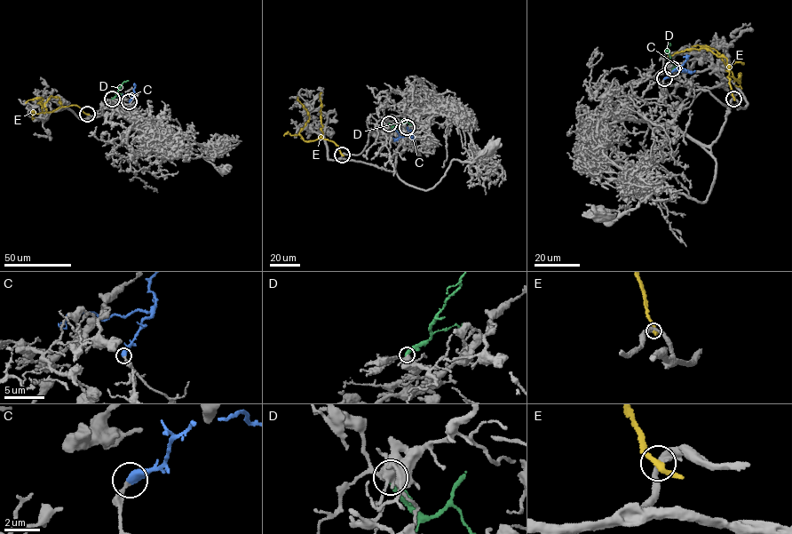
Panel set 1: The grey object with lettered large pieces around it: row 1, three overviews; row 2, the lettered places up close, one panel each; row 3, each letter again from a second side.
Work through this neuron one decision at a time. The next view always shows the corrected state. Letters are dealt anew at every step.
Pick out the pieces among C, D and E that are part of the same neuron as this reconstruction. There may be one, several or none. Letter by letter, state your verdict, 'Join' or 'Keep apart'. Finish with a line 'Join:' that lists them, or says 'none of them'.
C: Join
D: Keep apart
E: Keep apart
Join: C

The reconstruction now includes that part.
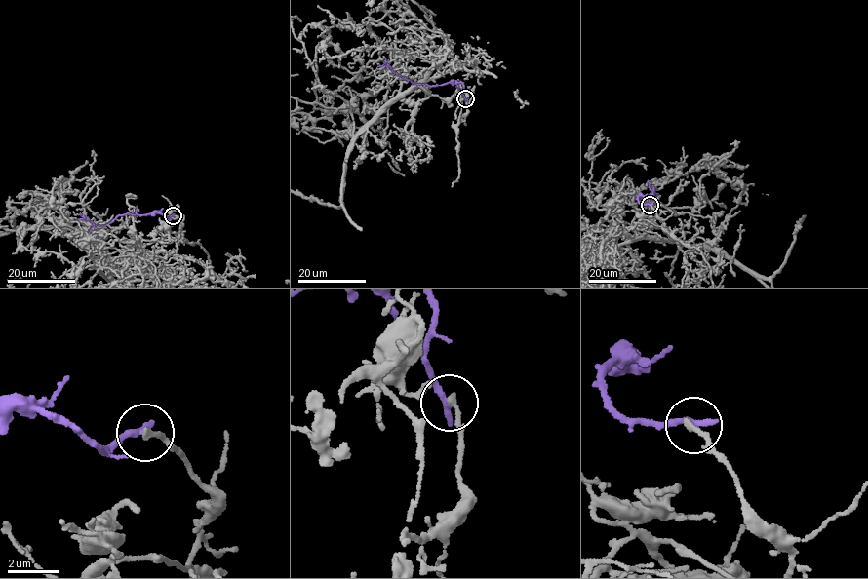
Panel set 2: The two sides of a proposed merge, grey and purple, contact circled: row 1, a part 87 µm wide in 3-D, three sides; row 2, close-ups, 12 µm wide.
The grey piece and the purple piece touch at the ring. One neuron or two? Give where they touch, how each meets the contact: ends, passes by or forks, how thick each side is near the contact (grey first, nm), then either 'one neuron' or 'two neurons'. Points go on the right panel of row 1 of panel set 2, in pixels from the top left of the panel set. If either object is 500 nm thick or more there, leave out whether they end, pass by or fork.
place (650, 205); grey ends; purple ends; calibres 240 and 320 nm; two neurons

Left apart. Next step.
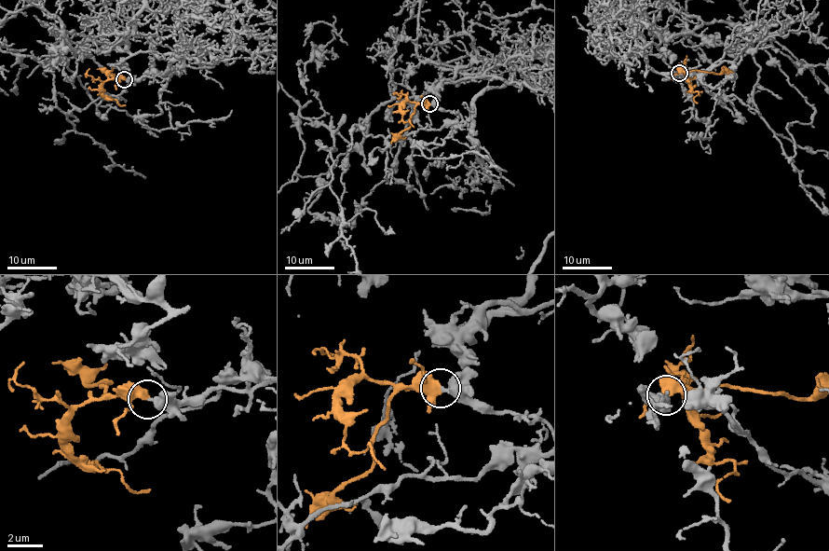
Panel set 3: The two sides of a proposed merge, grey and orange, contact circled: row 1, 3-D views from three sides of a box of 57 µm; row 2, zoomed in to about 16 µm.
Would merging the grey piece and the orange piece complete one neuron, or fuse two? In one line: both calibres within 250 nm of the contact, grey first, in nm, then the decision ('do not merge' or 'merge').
460/400 nm | merge

